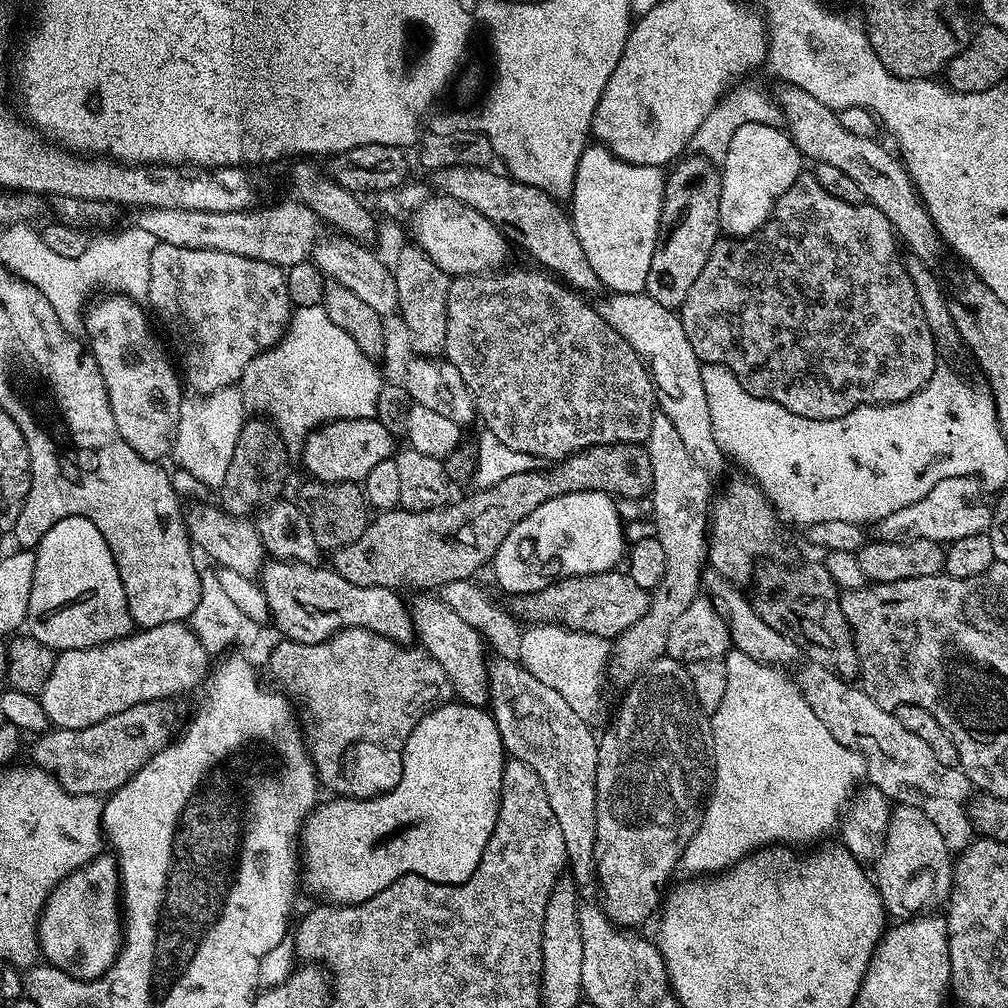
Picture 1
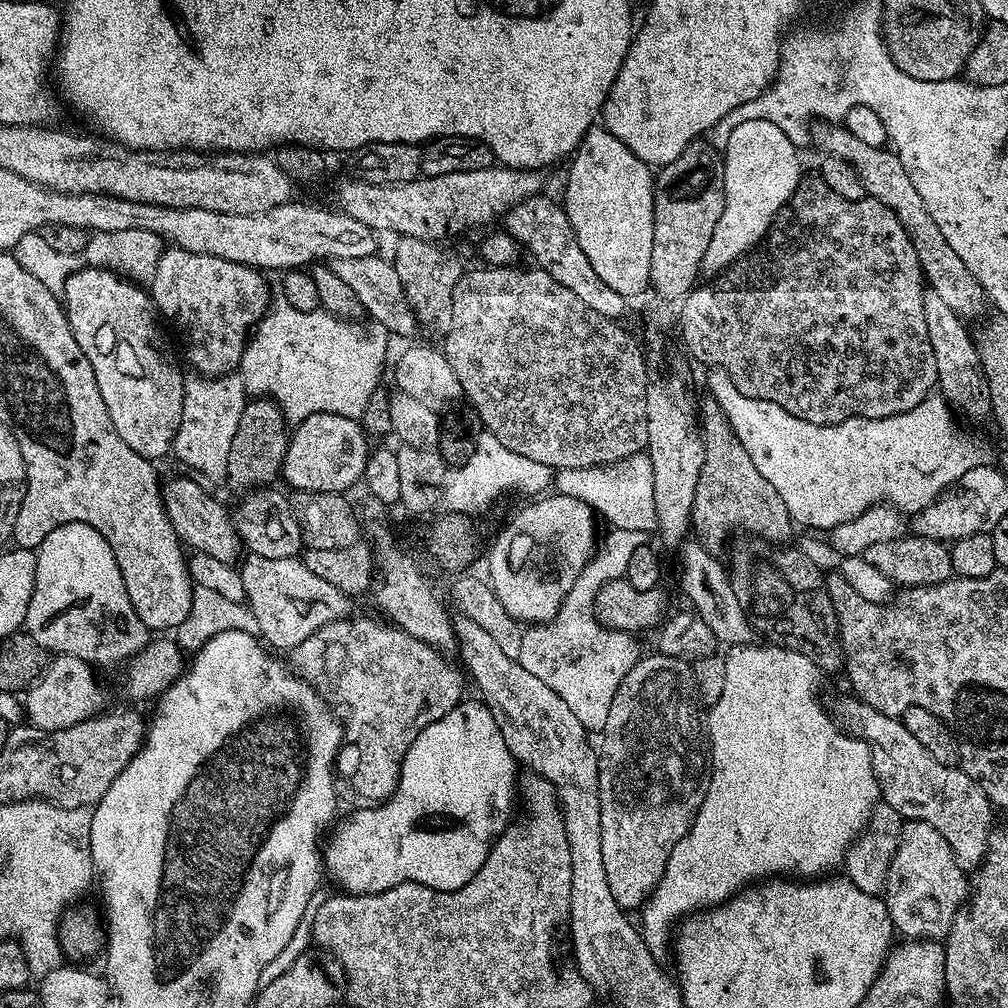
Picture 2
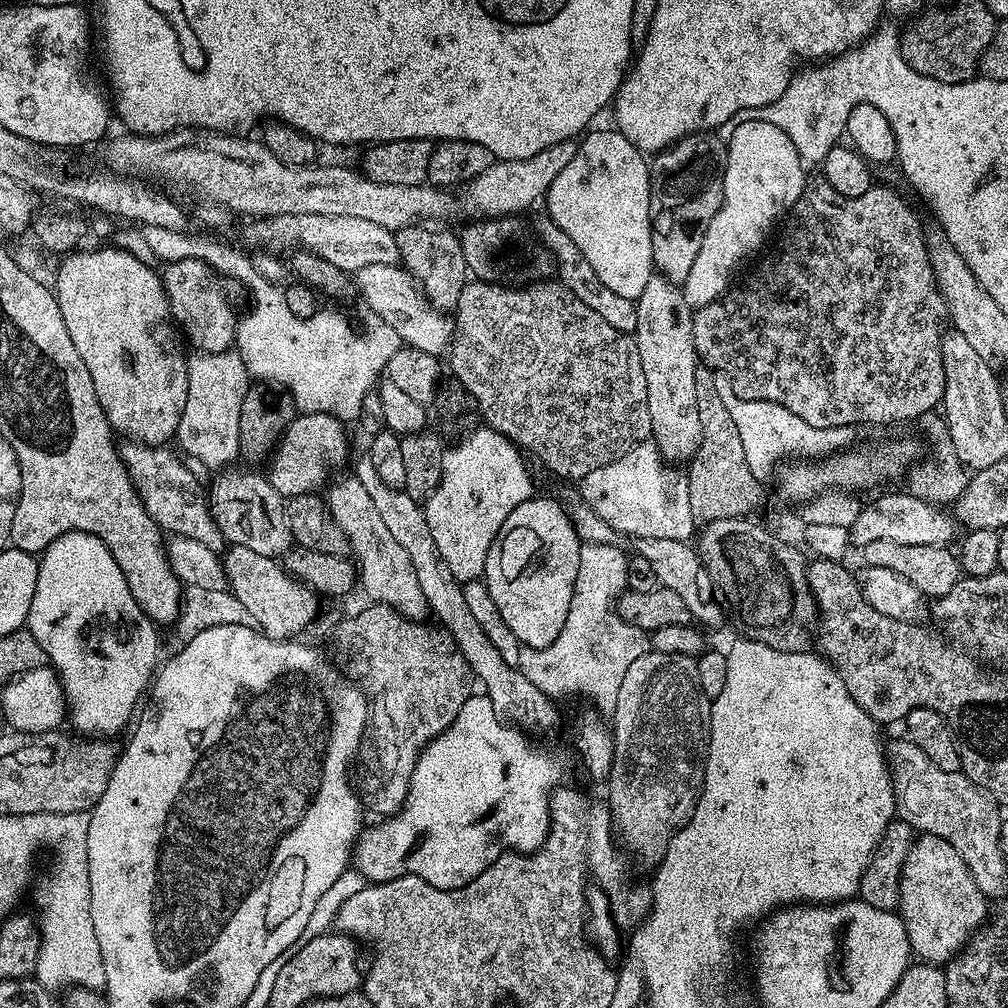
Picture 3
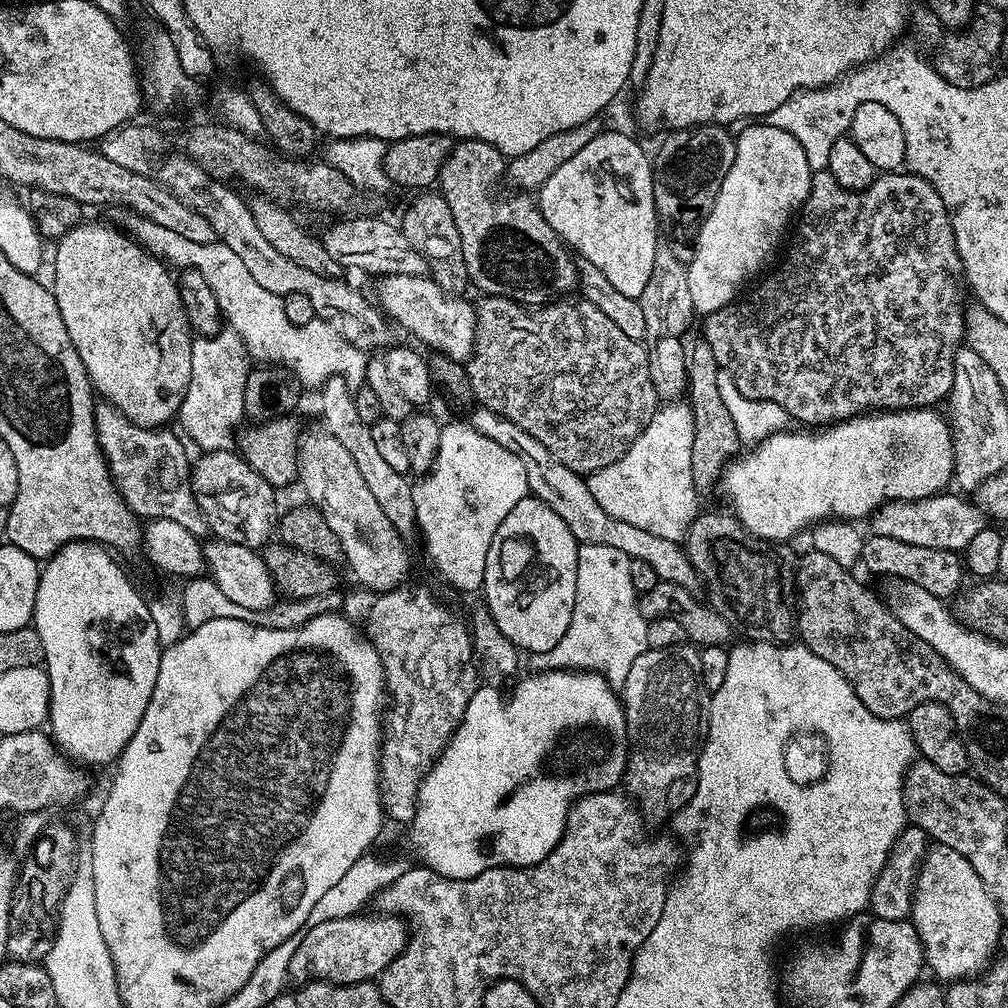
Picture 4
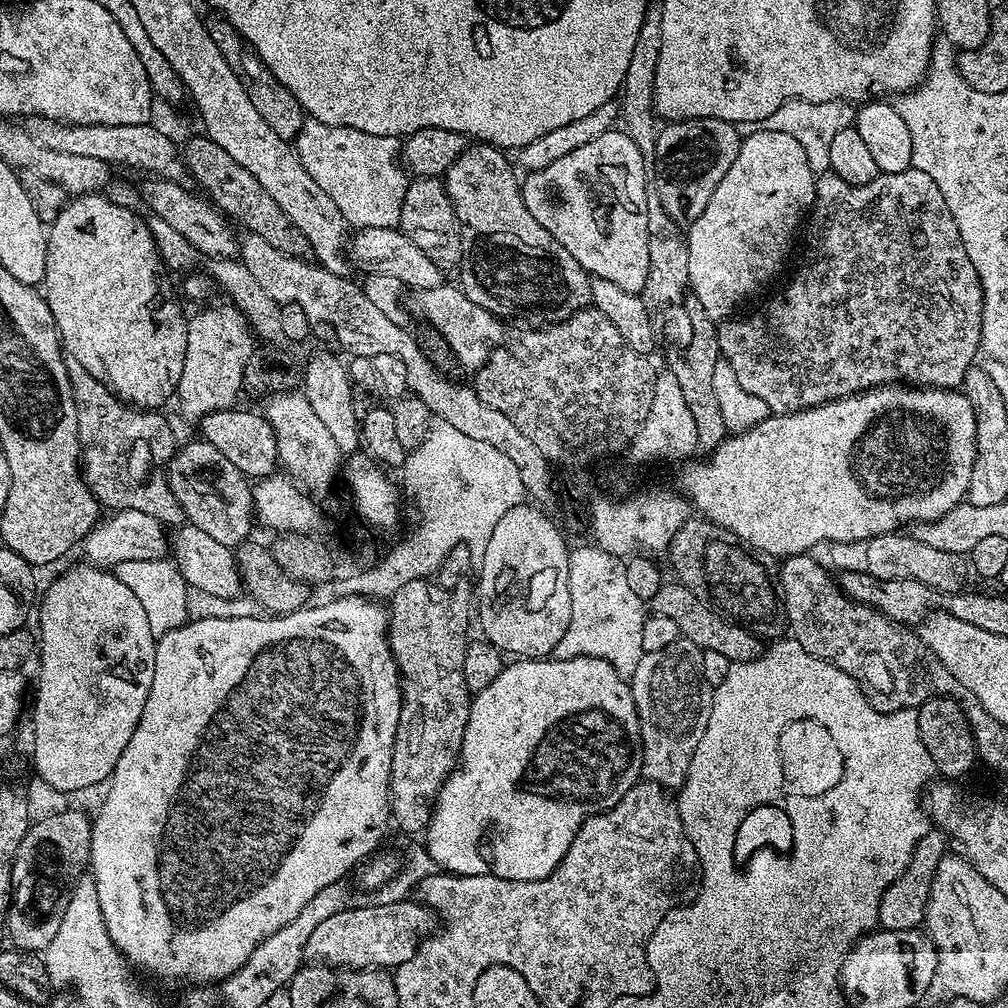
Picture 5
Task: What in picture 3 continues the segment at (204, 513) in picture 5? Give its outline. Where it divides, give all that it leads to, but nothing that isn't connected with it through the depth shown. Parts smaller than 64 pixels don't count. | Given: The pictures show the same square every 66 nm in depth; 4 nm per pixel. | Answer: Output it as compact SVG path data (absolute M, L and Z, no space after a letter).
M224 470L219 473L221 475L212 484L212 489L207 489L206 499L208 501L208 510L212 513L214 522L218 526L218 530L223 534L225 541L229 545L237 544L238 546L247 546L249 550L255 550L257 554L266 554L267 556L273 558L283 557L284 553L288 551L289 548L293 547L294 541L292 538L292 531L288 525L288 514L286 511L286 500L278 494L278 490L274 490L274 486L270 486L267 475L261 474L260 476L256 473L256 470L248 470L252 472L230 472L231 470Z

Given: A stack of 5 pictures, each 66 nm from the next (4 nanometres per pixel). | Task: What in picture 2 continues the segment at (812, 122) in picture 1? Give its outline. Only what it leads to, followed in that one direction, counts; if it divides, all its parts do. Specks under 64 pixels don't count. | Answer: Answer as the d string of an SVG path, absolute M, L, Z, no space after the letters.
M840 122L817 123L814 128L814 144L815 140L821 153L842 158L842 162L850 162L850 166L858 170L858 178L862 178L865 193L884 206L890 206L890 210L898 214L906 234L910 234L910 242L914 242L914 250L918 250L918 262L924 272L927 287L936 292L938 298L942 298L942 302L946 302L946 306L950 306L950 310L954 310L954 314L958 314L961 320L972 322L975 316L983 317L986 297L978 278L970 274L966 262L962 262L962 258L958 258L958 254L950 247L950 242L946 242L946 237L935 224L930 210L926 210L922 203L914 182L910 182L910 174L906 174L903 160L896 157L891 147L869 146L862 142L862 138L850 134L848 127Z

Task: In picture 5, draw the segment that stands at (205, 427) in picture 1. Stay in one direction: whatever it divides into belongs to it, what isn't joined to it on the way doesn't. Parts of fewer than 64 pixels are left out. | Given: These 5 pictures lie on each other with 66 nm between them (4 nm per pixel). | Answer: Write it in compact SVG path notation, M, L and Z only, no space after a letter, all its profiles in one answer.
M230 302L191 317L187 326L186 359L176 395L181 414L198 422L210 413L233 407L238 392L243 389L245 364L255 347L256 338L248 320Z

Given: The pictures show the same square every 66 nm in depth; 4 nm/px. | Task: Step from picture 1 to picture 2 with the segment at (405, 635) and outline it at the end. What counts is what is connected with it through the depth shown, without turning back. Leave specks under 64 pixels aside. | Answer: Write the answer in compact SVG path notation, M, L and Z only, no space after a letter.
M248 554L243 557L238 571L244 587L246 608L251 613L255 631L262 637L263 643L273 649L294 650L322 626L349 615L349 596L338 590L338 586L318 578L318 574L310 574L303 559L295 556L262 558Z

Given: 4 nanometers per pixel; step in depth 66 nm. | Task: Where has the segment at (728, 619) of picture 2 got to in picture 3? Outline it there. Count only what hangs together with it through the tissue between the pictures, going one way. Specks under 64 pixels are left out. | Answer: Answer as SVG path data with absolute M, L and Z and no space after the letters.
M646 538L637 539L635 545L635 555L646 558L646 562L650 562L650 566L653 567L657 585L674 590L674 594L678 594L678 598L686 602L686 610L690 610L693 621L705 629L723 626L724 616L726 620L725 605L718 599L717 586L710 578L699 551L689 541L674 538Z

